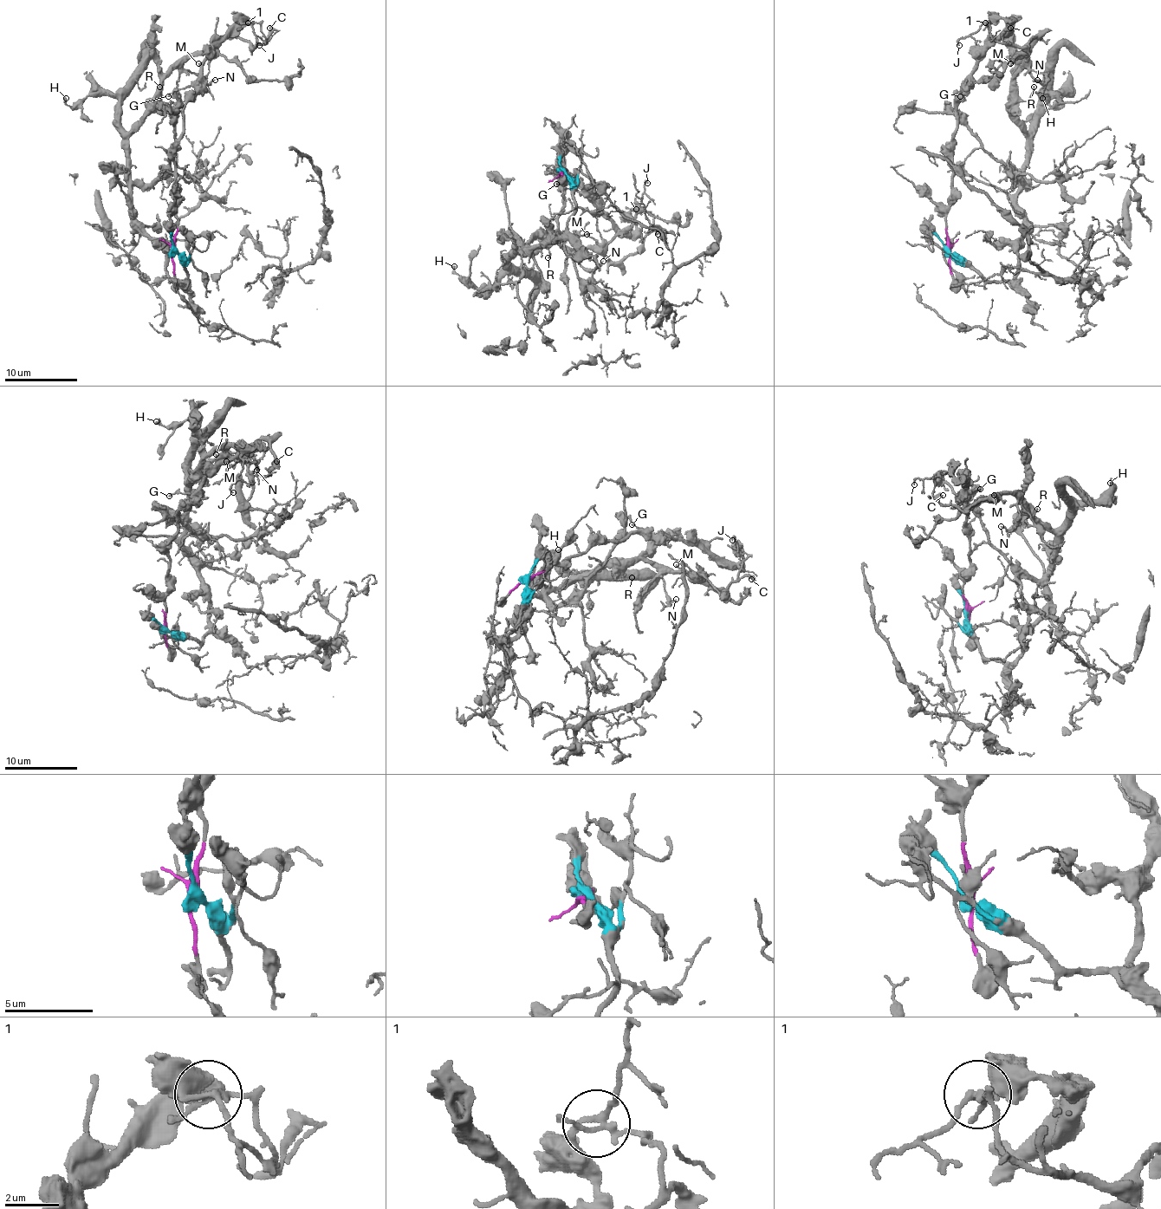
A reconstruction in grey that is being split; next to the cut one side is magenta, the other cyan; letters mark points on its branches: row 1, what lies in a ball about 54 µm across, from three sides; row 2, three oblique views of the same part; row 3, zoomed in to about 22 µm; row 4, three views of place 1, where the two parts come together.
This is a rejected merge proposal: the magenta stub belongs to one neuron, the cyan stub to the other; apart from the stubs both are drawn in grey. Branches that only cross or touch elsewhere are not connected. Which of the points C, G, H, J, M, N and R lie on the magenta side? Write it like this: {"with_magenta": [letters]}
{"with_magenta": ["G", "J"]}

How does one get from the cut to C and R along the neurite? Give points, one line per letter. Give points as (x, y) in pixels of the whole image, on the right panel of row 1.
C: (949, 250), (985, 278), (1016, 275), (1025, 132), (1015, 112), (1015, 77), (1038, 39), (1007, 44), (1010, 28)
R: (949, 250), (985, 278), (1016, 275), (1023, 220), (1016, 191), (1025, 126), (1013, 110), (1034, 87)

